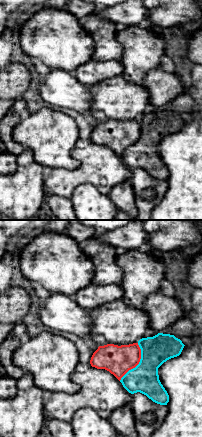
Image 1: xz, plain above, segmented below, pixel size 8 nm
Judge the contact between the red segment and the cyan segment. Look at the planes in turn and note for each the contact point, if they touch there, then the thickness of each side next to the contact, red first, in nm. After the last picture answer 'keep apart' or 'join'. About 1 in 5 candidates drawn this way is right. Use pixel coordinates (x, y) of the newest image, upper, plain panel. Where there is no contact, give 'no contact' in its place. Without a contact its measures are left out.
meets red at (138, 139); 240 nm thick on the red side, 240 nm on the other

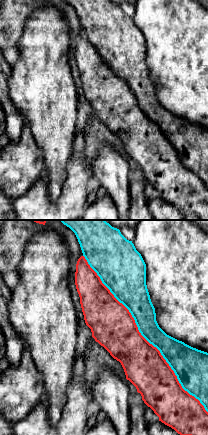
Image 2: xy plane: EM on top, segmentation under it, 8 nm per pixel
meets red at (142, 112); 360 nm thick on the red side, 190 nm on the other

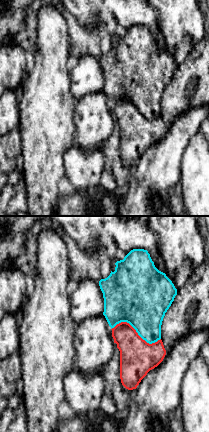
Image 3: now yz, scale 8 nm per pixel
meets red at (135, 107); 280 nm thick on the red side, 420 nm on the other

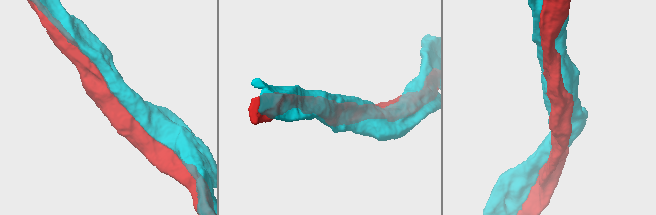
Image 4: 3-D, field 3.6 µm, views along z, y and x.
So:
join

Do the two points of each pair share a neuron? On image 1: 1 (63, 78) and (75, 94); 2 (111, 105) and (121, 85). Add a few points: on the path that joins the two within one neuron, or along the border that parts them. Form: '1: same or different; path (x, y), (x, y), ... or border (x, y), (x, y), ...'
1: same; path (63, 82), (71, 90)
2: same; path (116, 100), (119, 90)

